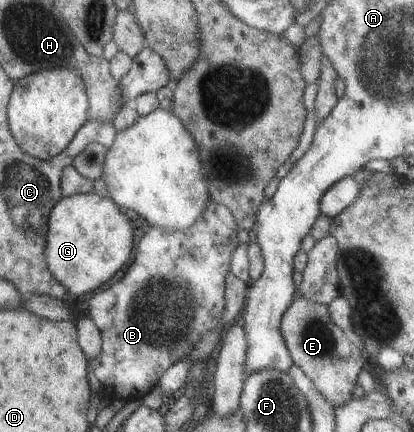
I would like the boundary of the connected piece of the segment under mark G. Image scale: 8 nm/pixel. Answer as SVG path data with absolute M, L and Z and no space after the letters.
M80 193L62 197L50 211L48 234L46 235L46 262L52 276L63 284L73 298L88 294L104 286L124 263L132 258L134 248L134 228L130 219L122 213L120 206L110 197L103 197L97 193Z

